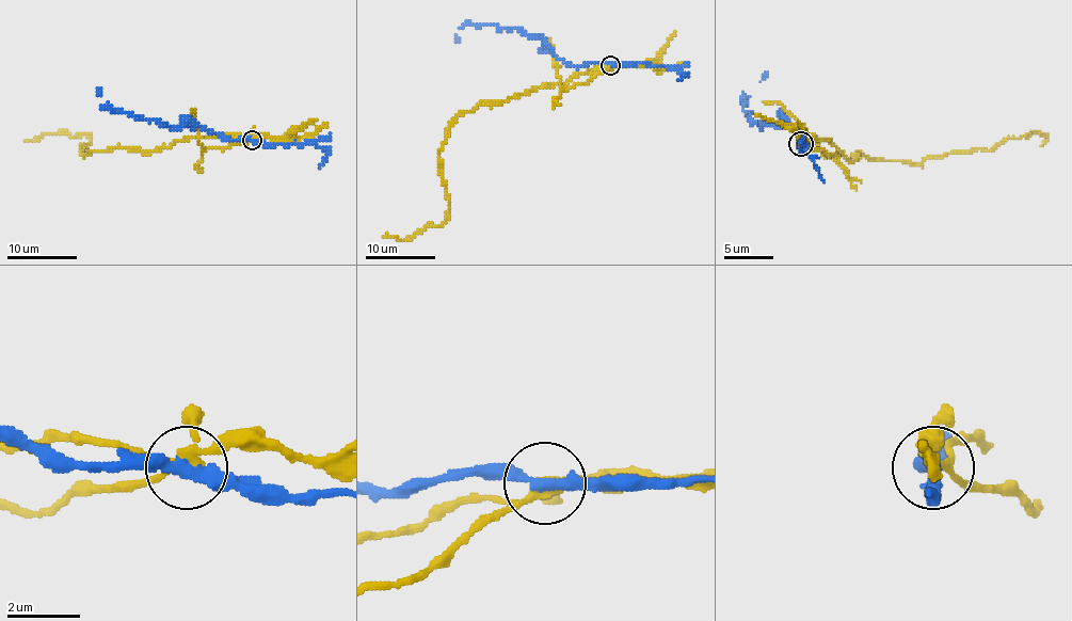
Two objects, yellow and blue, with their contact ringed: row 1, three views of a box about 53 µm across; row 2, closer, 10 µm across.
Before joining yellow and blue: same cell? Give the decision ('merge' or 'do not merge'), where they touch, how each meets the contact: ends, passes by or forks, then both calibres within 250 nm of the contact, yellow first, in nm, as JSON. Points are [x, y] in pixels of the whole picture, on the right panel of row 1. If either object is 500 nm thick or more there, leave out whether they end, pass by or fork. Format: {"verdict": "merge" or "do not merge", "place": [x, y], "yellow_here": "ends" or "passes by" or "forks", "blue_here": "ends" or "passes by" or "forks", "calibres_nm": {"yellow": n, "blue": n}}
{"verdict": "do not merge", "place": [801, 144], "yellow_here": "forks", "blue_here": "passes by", "calibres_nm": {"yellow": 190, "blue": 320}}

